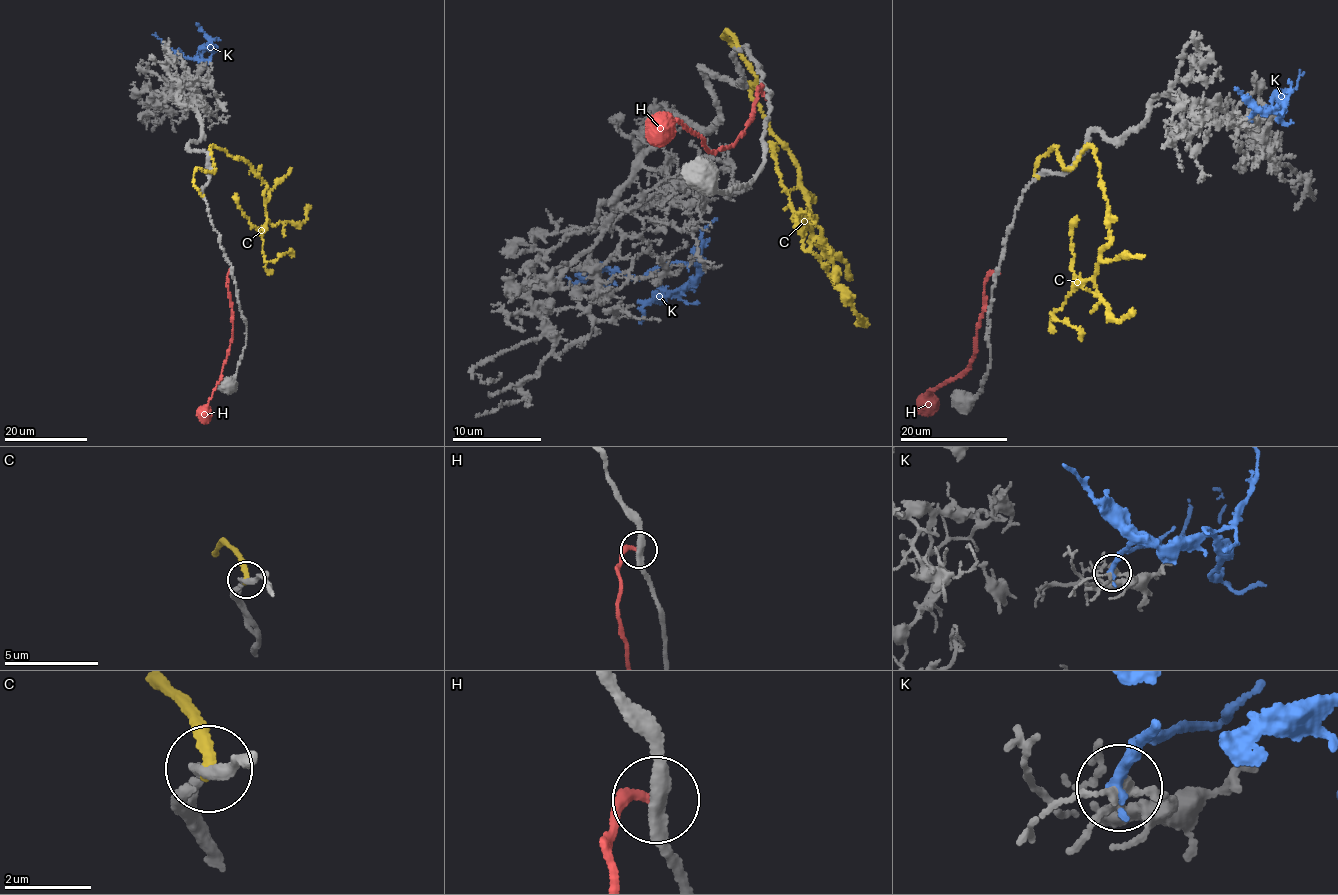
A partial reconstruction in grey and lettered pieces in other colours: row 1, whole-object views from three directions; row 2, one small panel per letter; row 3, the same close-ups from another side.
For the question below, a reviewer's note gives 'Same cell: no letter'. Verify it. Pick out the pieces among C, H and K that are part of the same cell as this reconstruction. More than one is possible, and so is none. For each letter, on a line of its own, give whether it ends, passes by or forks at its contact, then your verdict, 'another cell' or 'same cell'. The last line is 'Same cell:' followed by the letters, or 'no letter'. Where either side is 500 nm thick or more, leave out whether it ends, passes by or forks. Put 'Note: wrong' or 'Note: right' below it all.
C: it ends | same cell
H: it ends | another cell
K: it passes by | another cell
Same cell: C
Note: wrong

